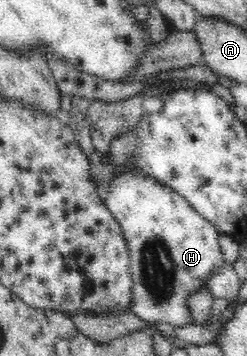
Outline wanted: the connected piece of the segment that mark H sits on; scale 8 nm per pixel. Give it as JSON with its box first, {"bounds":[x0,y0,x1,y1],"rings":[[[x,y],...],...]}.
{"bounds":[105,175,226,328],"rings":[[[127,175],[123,180],[117,180],[109,187],[105,203],[122,229],[122,236],[129,252],[130,310],[139,319],[151,324],[163,321],[174,328],[183,327],[187,323],[193,324],[193,316],[187,306],[189,295],[193,295],[201,287],[207,288],[205,279],[226,265],[223,251],[219,246],[220,233],[217,233],[214,225],[199,215],[186,199],[148,177]]]}

